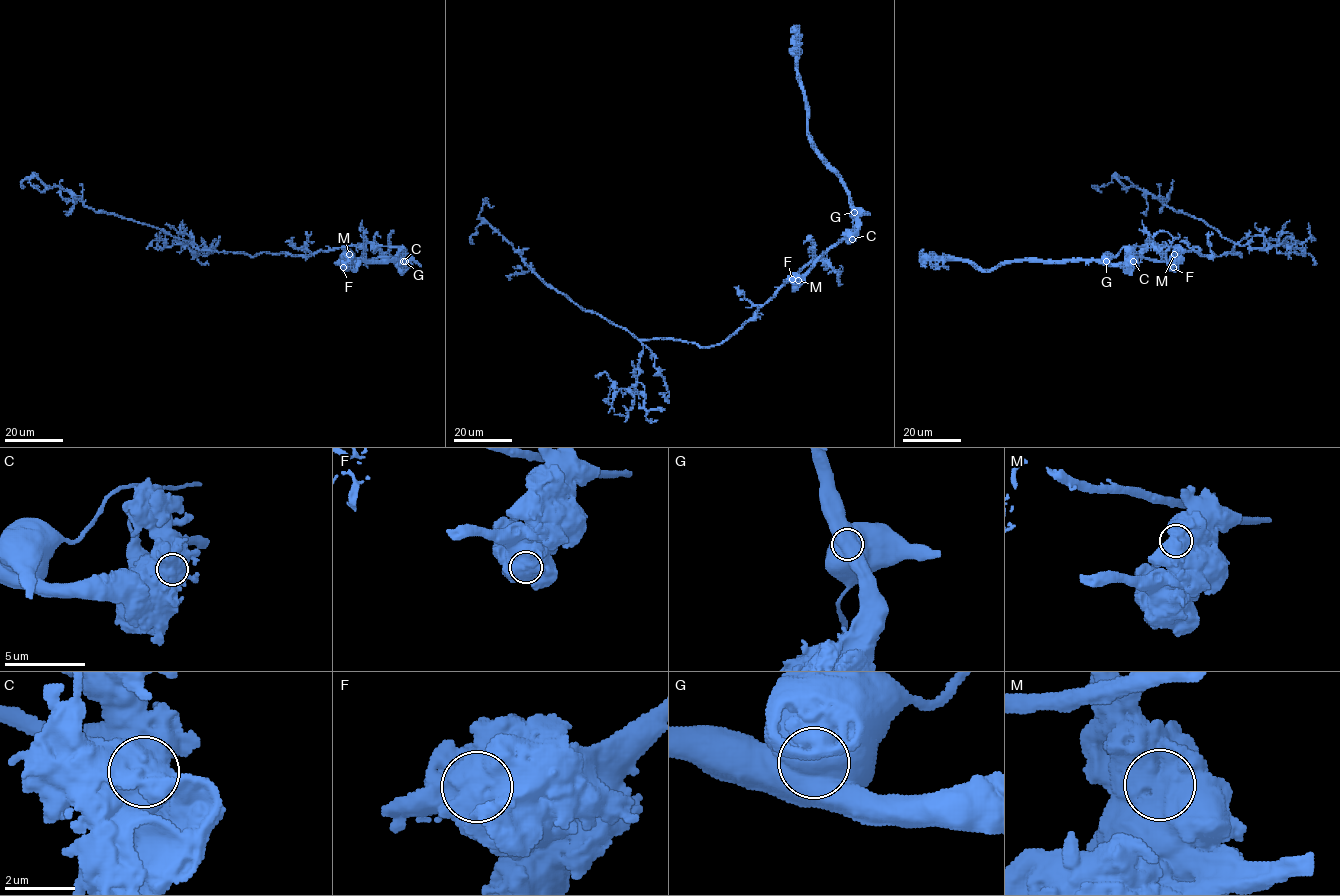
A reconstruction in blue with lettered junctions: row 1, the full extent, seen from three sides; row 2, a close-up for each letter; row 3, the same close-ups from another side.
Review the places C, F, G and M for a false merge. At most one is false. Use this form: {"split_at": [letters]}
{"split_at": ["G"]}

